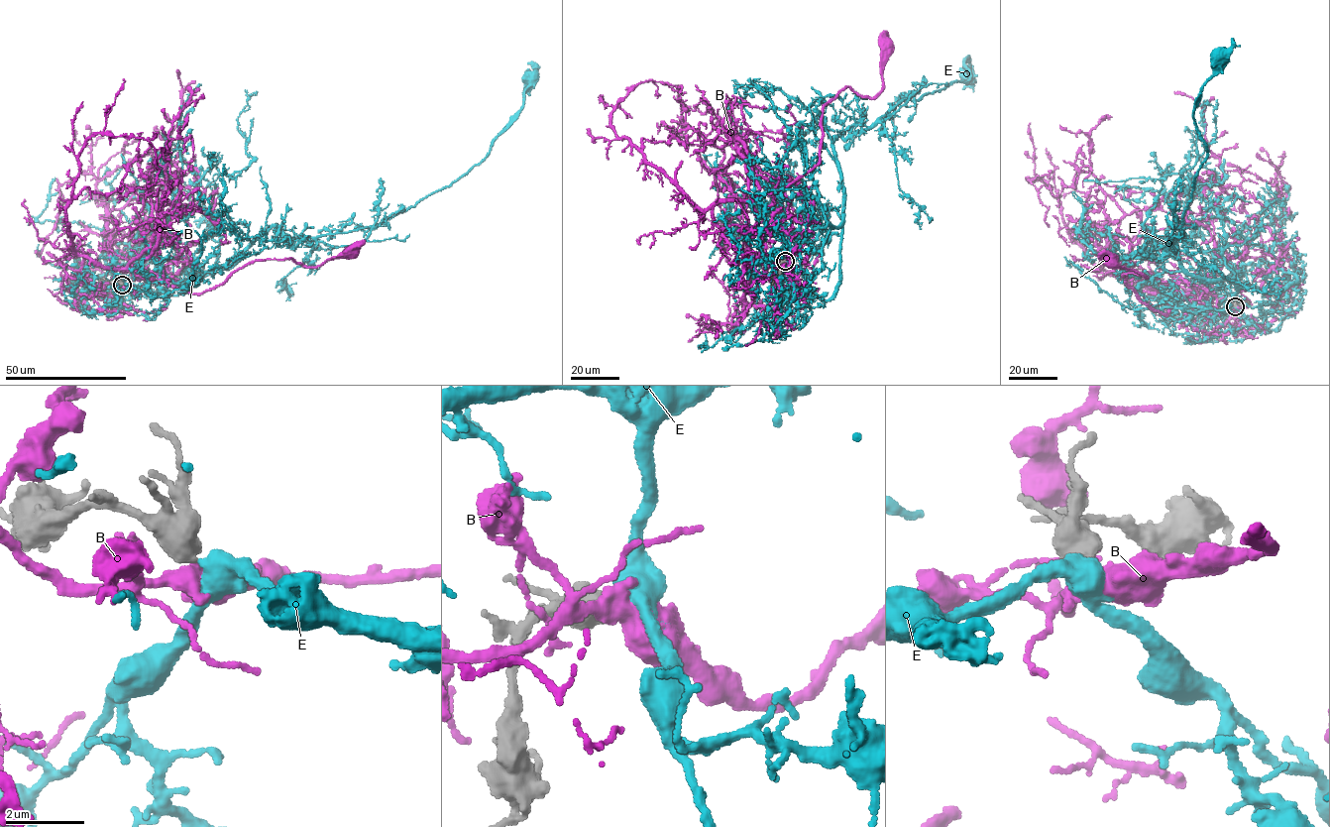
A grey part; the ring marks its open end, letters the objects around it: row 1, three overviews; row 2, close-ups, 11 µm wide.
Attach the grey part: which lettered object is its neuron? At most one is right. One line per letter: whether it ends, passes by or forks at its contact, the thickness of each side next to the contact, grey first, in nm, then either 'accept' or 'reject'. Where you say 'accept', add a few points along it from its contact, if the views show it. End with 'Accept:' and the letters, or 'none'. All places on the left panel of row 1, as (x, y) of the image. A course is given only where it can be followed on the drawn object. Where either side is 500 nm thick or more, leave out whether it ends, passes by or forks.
B: 600 nm thick on the grey side, 500 nm on the other; reject
E: 600 nm thick on the grey side, 400 nm on the other; accept; it runs (122, 285), (177, 295), (239, 262), (273, 226), (317, 237), (402, 212), (485, 158), (534, 77)
Accept: E

